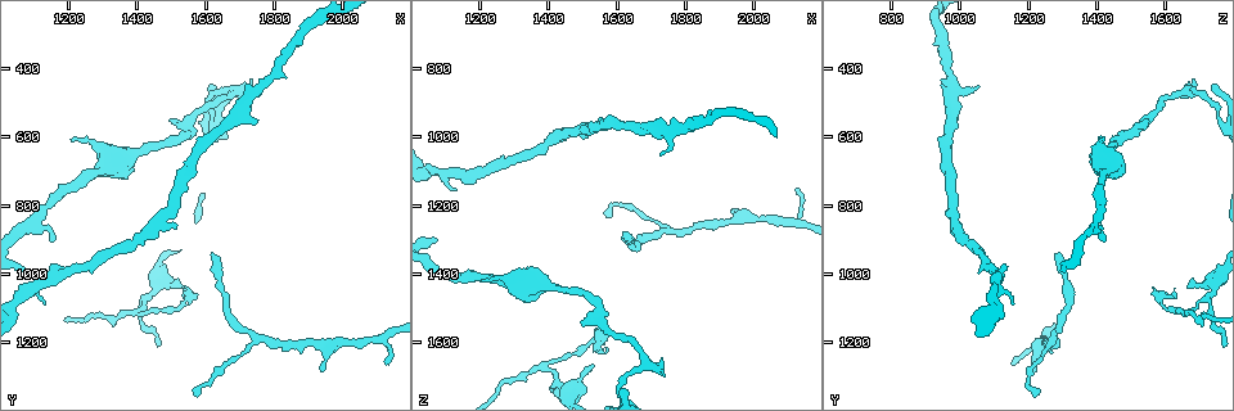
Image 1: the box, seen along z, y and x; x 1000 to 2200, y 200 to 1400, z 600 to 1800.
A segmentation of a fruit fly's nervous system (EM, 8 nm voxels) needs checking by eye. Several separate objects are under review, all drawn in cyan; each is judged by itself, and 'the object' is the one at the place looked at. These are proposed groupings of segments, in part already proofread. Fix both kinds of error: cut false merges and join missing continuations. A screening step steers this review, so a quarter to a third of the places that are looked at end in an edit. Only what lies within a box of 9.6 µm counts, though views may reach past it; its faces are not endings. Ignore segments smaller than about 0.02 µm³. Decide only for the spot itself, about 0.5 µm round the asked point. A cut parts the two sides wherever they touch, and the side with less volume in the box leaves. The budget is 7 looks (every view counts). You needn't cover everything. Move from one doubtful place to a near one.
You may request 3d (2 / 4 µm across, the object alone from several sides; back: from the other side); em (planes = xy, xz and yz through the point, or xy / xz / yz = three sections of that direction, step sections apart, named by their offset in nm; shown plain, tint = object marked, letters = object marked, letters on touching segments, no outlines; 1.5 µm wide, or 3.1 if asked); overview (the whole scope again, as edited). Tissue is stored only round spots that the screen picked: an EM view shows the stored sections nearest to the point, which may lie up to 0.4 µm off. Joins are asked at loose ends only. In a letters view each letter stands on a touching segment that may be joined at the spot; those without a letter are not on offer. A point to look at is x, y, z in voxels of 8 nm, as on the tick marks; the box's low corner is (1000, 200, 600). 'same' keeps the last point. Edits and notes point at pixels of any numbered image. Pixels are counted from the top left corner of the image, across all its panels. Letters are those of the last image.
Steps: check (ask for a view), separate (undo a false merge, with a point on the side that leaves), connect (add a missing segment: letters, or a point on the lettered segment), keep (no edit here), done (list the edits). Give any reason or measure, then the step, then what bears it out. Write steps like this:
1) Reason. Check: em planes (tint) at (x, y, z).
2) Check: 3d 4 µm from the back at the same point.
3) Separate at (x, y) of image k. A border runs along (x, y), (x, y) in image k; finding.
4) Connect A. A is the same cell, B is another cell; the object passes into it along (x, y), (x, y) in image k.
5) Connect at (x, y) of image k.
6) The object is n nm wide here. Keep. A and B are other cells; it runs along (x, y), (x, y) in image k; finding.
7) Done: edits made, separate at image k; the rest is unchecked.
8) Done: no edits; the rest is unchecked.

Thin end. Check: em planes (letters) at (1610, 940, 1290).

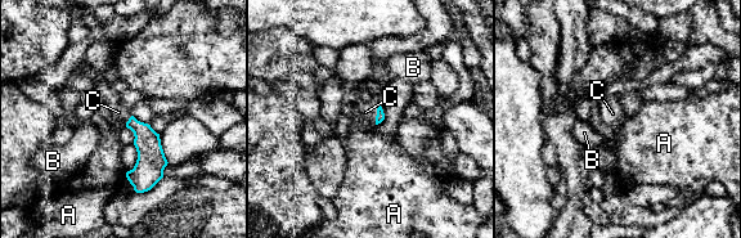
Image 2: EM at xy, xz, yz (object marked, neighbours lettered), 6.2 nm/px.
Connect C. C is the same cell, A and B are other cells; the object passes into it along (380, 117), (377, 113), (365, 112) in image 2; it goes on there.

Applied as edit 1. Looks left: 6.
Check: overview.

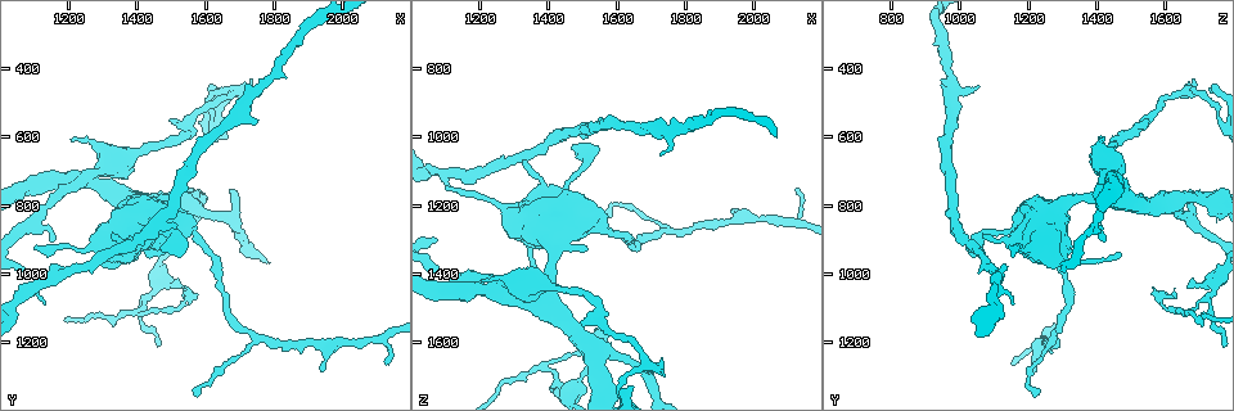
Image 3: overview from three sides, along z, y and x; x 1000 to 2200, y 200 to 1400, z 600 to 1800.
Free end. Check: 3d 2 µm at (1530, 1040, 1670).

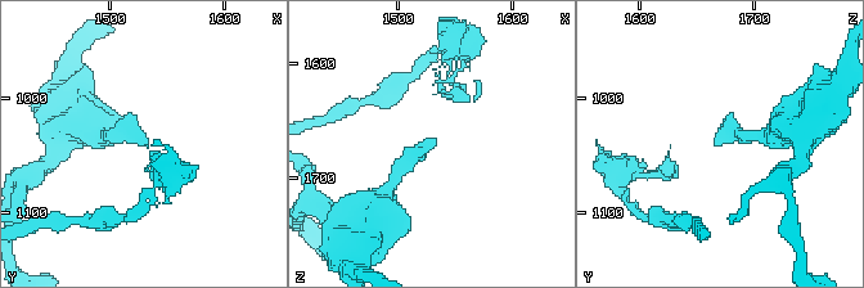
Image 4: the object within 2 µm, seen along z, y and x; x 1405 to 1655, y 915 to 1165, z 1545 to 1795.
Check: em planes (tint) at (1532, 1038, 1664).

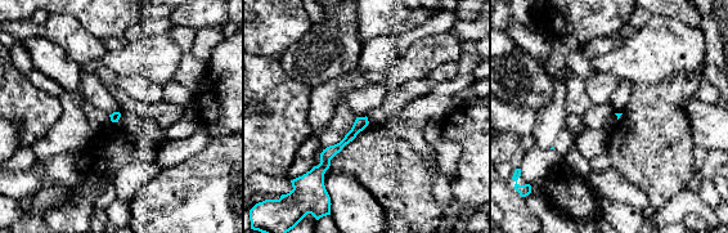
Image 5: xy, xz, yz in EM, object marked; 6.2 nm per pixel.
What lies round it. Check: em planes (letters) at the same point.

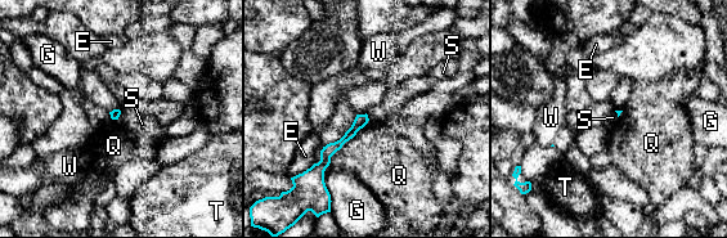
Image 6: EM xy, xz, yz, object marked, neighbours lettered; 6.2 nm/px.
The longest contact is with Q, 380 nm. Keep. E, G, Q, S, T and W are other cells; none of them fits.

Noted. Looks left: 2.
Done: edits made, connect at image 2; the rest is unchecked.

